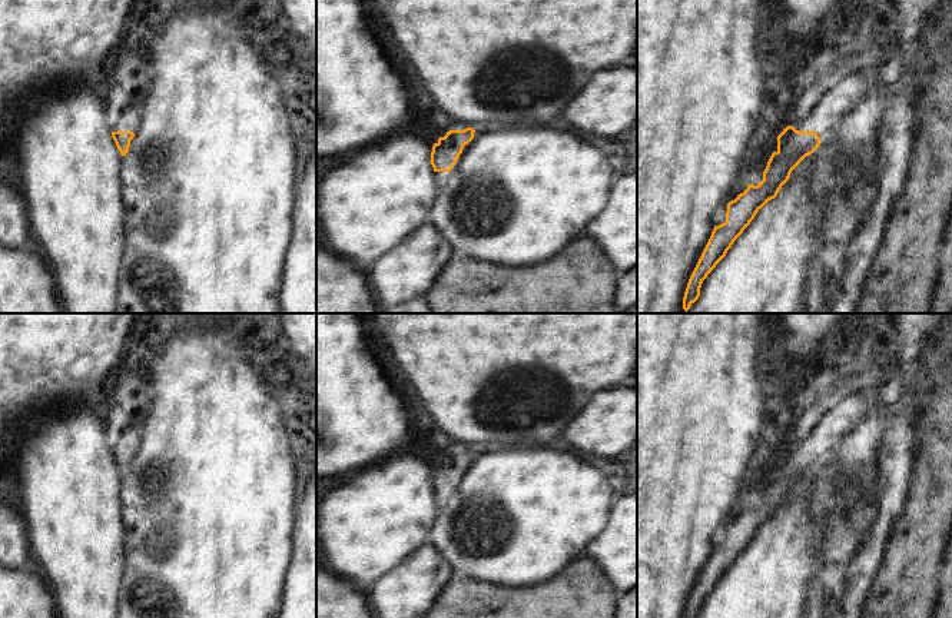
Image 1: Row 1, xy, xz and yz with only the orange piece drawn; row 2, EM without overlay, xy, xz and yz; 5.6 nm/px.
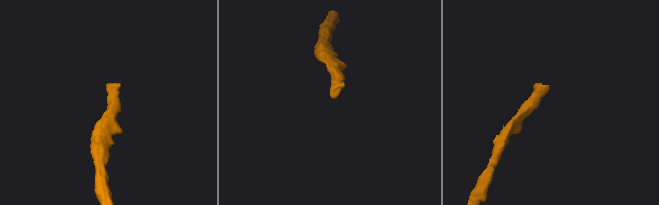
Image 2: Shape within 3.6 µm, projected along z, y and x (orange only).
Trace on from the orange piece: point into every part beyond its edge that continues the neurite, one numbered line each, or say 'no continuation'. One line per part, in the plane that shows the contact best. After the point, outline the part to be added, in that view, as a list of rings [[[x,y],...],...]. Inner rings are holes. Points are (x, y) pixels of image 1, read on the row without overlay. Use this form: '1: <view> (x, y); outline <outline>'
1: xz (440, 498); outline [[[468,465],[464,466],[462,474],[467,471],[467,468],[468,468]],[[462,474],[460,475],[460,478],[458,478],[455,486],[454,486],[450,492],[434,492],[434,499],[435,499],[435,502],[438,504],[438,506],[441,506],[441,505],[454,494],[454,491],[457,489],[457,485],[460,484],[460,481],[461,481],[461,478],[462,478]]]

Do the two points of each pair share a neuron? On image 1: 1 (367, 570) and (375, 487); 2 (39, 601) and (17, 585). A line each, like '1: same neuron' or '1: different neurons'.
1: same neuron
2: same neuron

